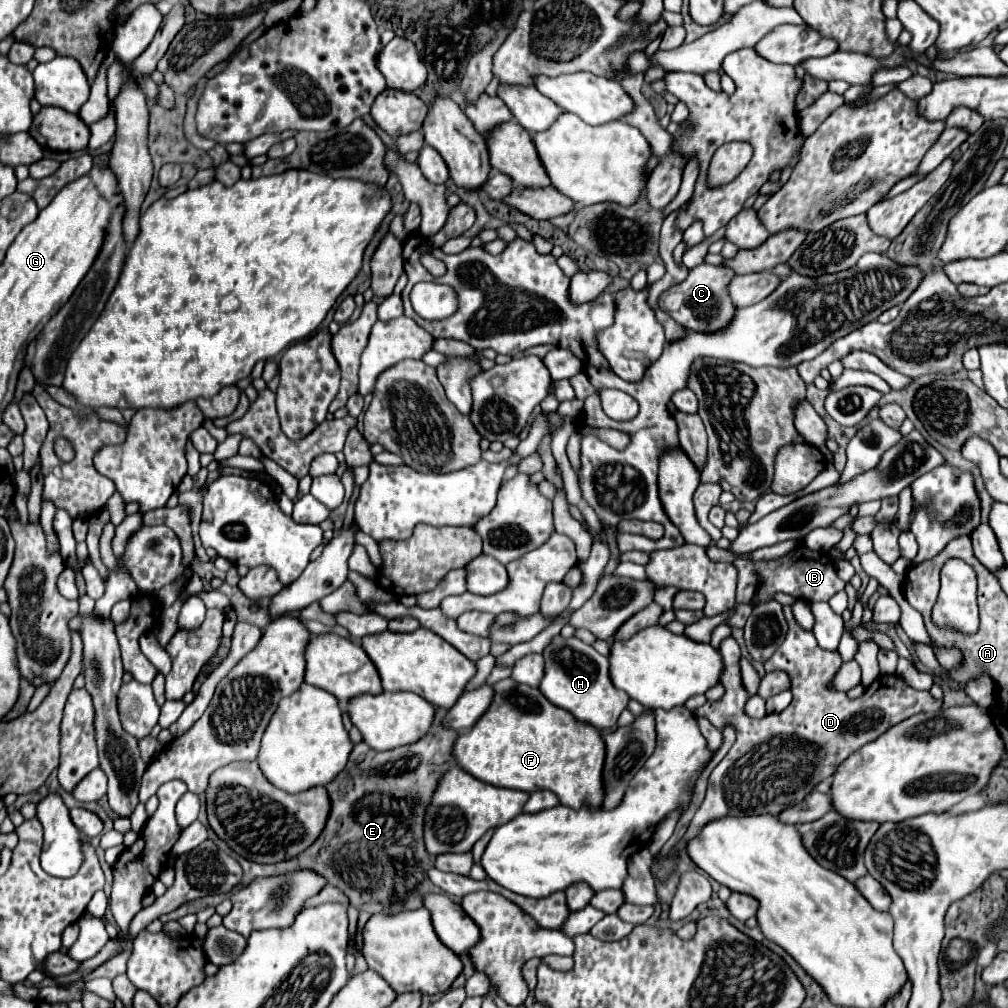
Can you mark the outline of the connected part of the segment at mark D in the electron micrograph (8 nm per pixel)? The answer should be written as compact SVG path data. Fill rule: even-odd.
M783 606L783 612L789 624L789 632L779 650L775 650L775 654L765 662L764 668L767 673L783 670L789 674L793 686L793 702L783 712L767 714L761 720L747 716L747 702L743 700L749 700L749 694L747 690L743 690L743 682L739 676L739 644L733 636L721 642L719 650L725 662L721 684L725 686L725 696L719 702L707 702L705 706L695 710L695 714L707 716L711 722L717 722L717 728L731 726L737 734L737 740L727 758L723 758L721 764L717 764L717 768L711 772L707 796L695 818L691 820L687 834L675 848L671 848L665 858L659 858L651 864L651 874L655 880L665 882L669 876L673 876L677 868L679 848L685 848L687 840L697 836L707 822L725 816L779 814L785 806L801 802L807 794L811 794L817 782L829 778L835 772L837 764L841 764L861 746L877 740L883 732L887 732L887 728L915 714L937 712L941 708L941 702L935 700L929 692L911 688L899 676L879 676L871 684L871 688L867 688L867 692L857 700L849 700L847 694L831 690L829 682L842 664L839 652L819 650L813 632L803 630L795 622L791 606Z

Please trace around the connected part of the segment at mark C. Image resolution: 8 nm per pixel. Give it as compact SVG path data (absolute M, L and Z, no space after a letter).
M699 264L689 272L689 276L683 282L671 286L659 296L659 308L663 308L677 324L685 326L687 330L695 330L695 332L719 330L729 324L735 312L735 306L731 304L725 290L733 276L735 274L731 274L731 270L727 270L725 266Z

